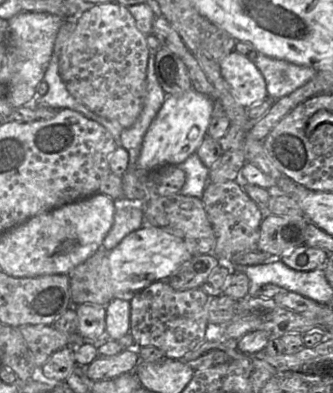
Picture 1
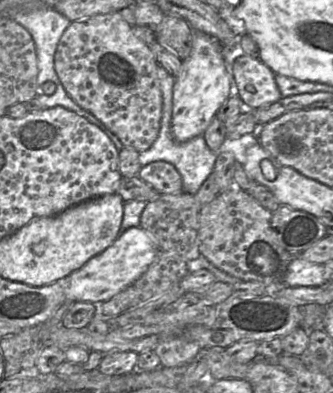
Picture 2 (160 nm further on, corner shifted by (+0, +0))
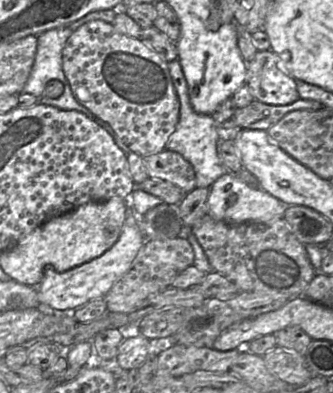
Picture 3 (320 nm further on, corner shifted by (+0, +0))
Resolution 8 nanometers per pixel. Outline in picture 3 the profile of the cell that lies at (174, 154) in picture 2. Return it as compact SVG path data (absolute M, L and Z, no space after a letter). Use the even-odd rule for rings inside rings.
M178 58L168 62L168 68L180 102L180 116L176 129L169 137L165 149L181 154L191 163L195 171L196 187L210 189L219 177L229 172L217 152L219 141L216 132L217 124L211 115L200 114L193 110L190 104L187 81Z

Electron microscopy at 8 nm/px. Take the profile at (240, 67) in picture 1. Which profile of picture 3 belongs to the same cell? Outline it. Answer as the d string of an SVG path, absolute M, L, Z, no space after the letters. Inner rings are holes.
M257 51L255 57L247 63L246 84L255 100L269 105L287 105L300 99L296 80L281 69L282 61L273 51Z

